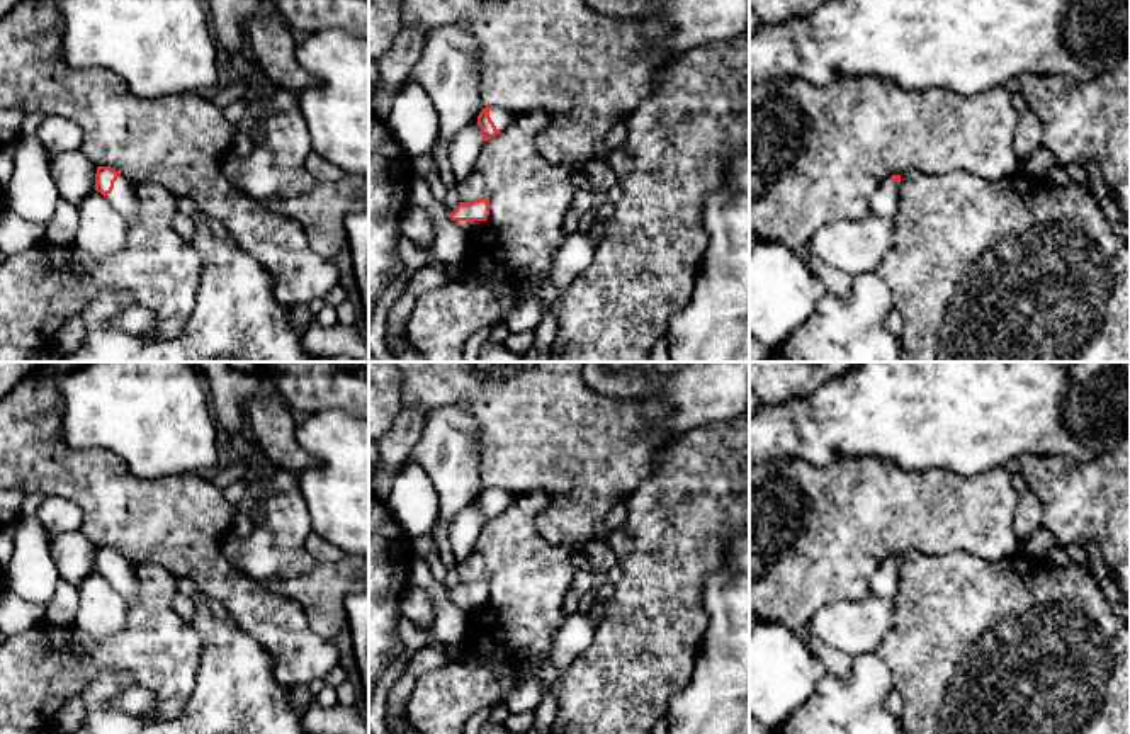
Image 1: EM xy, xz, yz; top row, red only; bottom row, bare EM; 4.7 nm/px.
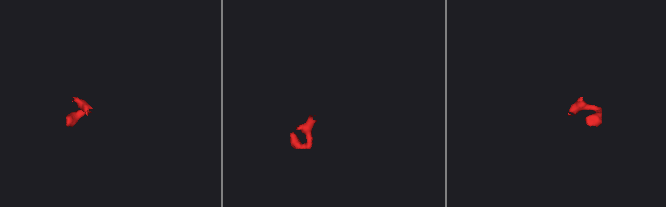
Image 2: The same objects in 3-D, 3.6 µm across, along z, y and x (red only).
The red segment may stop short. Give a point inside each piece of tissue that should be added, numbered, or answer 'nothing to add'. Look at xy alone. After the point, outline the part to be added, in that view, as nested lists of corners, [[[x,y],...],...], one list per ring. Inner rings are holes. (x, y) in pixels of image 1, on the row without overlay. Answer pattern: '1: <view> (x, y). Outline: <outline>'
1: xy (123, 578). Outline: [[[119,556],[114,562],[114,569],[105,579],[127,600],[138,601],[139,600],[139,581],[134,573],[134,567]]]

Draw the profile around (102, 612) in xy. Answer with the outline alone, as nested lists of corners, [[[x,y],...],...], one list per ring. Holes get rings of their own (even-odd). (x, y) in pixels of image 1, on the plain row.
[[[97,571],[78,586],[78,630],[90,639],[107,639],[126,629],[127,600]]]

